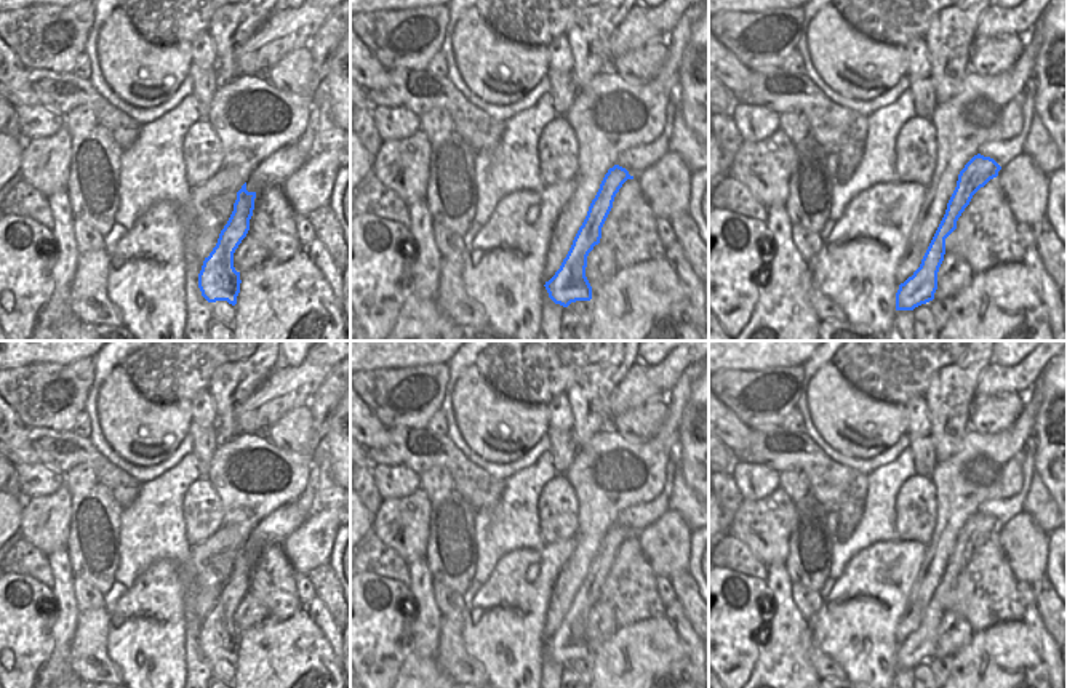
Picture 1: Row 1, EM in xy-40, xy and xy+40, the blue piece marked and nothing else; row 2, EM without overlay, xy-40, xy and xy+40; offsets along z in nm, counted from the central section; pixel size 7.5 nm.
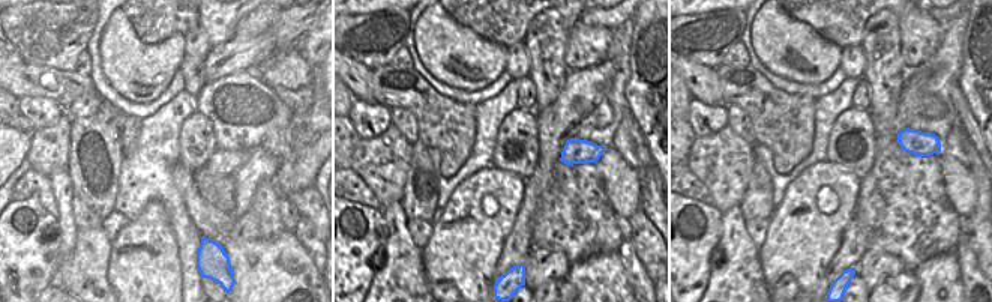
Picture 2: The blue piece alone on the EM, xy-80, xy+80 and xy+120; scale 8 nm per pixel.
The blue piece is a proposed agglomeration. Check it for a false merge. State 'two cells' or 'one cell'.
one cell

